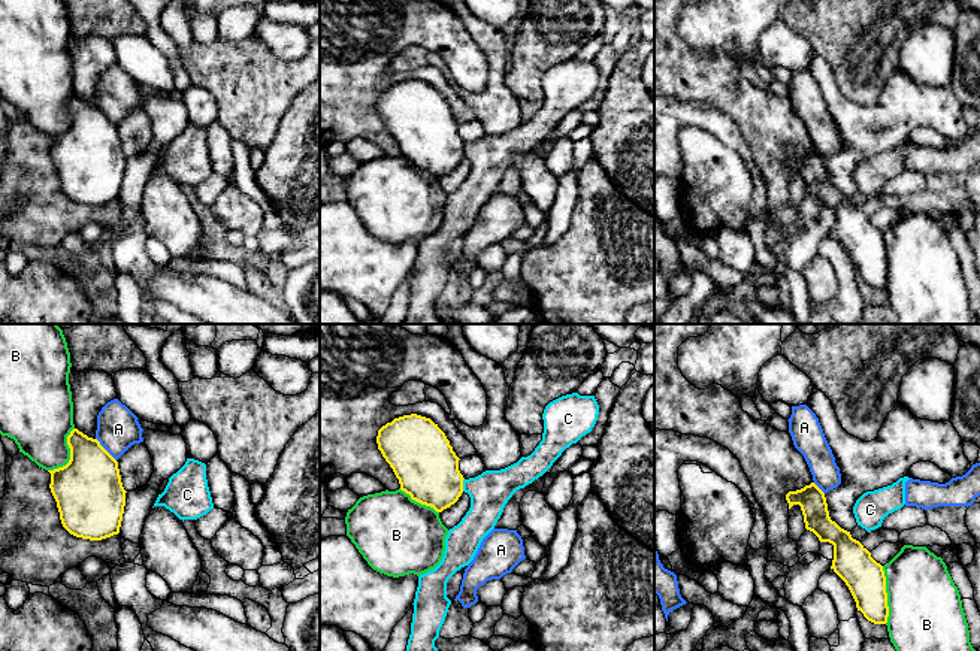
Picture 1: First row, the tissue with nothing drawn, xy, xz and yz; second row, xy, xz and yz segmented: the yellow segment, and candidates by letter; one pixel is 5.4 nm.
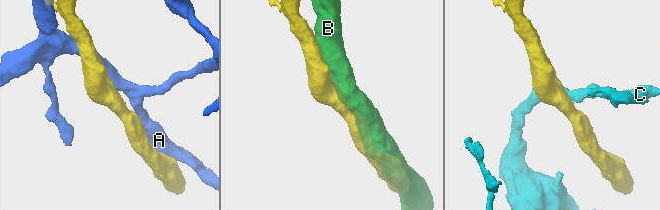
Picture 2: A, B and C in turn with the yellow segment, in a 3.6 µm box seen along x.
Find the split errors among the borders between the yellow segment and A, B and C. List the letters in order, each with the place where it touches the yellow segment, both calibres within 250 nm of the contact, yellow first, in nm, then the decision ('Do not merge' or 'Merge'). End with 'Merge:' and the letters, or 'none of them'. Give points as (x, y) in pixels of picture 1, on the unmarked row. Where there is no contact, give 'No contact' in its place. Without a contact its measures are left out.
A: Touches yellow at xy (105, 115). Thickness 360 nm (yellow) against 220 nm. Do not merge
B: Touches yellow at yz (886, 260). Thickness 220 nm (yellow) against 400 nm. Merge
C: Touches yellow at xz (462, 150). Thickness 340 nm (yellow) against 220 nm. Do not merge
Merge: B

